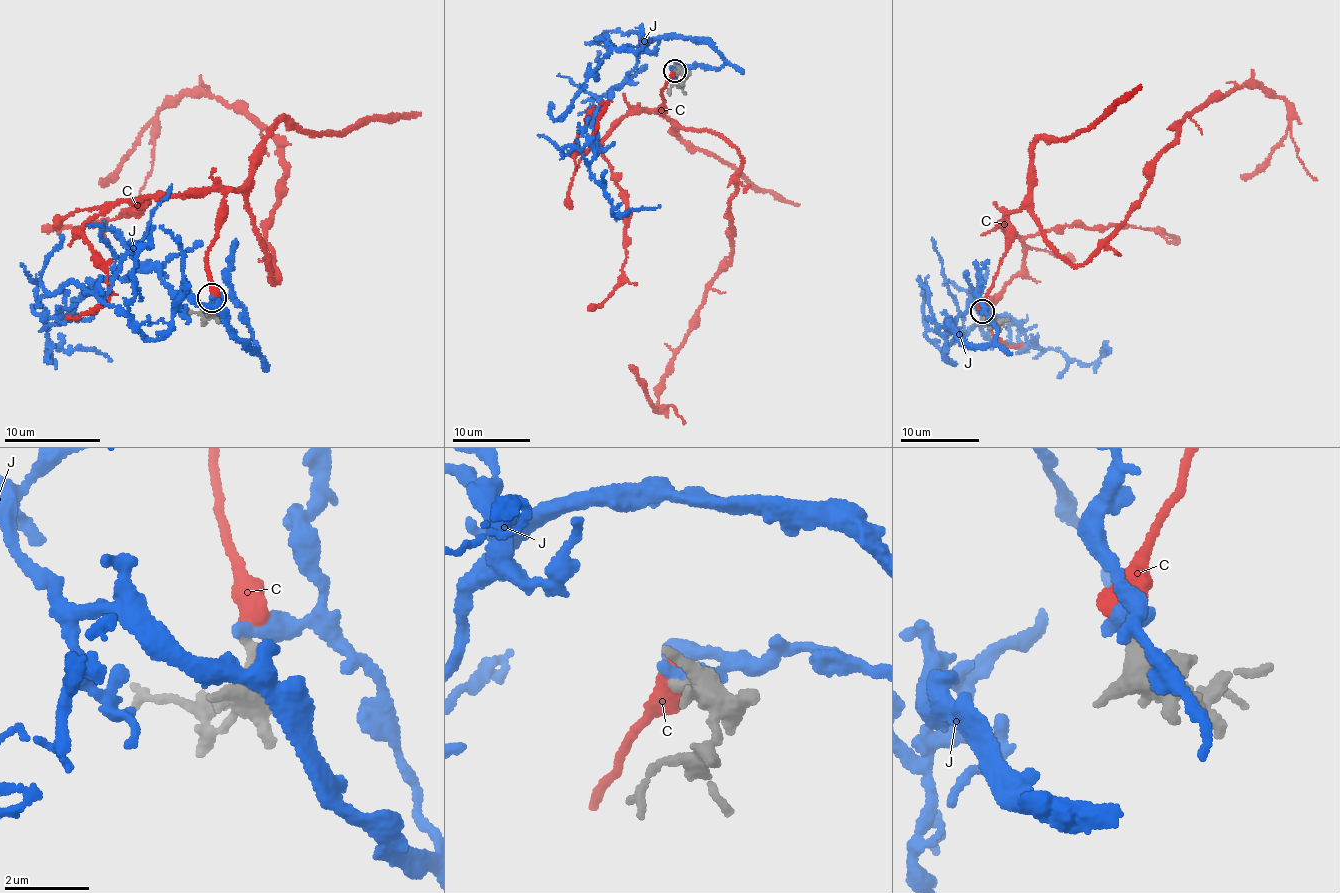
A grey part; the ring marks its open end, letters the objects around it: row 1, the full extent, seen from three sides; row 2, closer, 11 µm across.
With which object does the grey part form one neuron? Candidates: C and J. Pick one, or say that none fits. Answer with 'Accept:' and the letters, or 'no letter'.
Accept: no letter

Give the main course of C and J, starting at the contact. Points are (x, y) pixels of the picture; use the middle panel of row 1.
C: (676, 71), (657, 111), (709, 129), (742, 161), (732, 248), (656, 411), (630, 365)
J: (676, 68), (724, 59), (707, 43), (656, 37), (596, 112), (590, 175), (612, 213), (660, 205)

